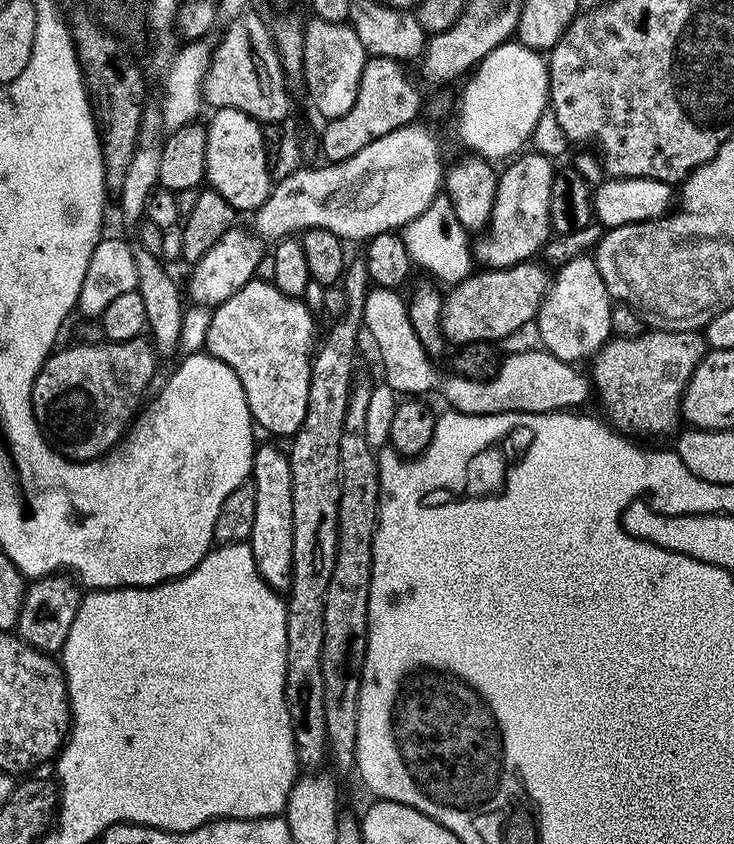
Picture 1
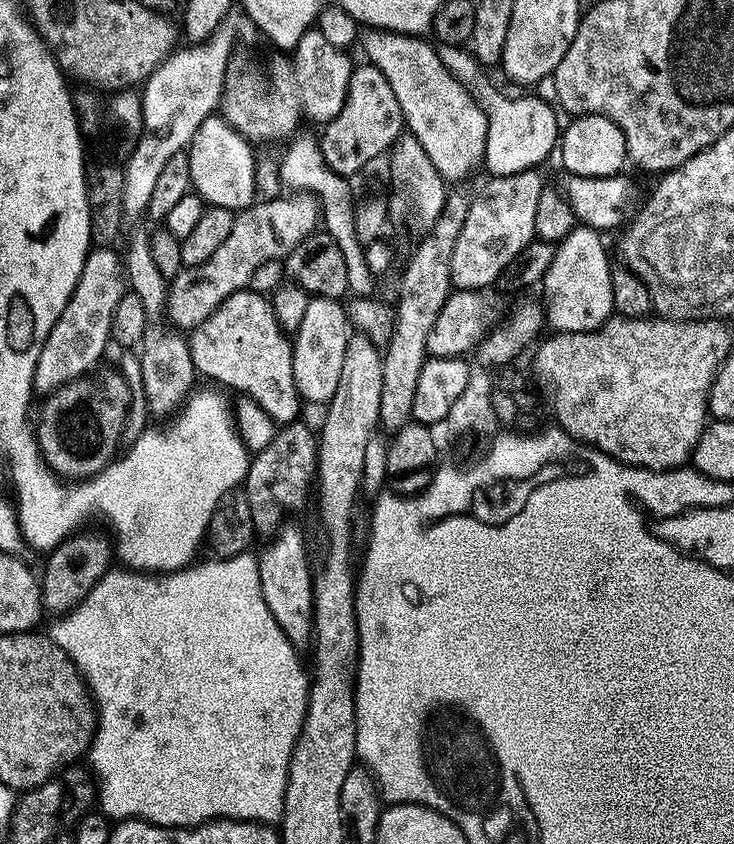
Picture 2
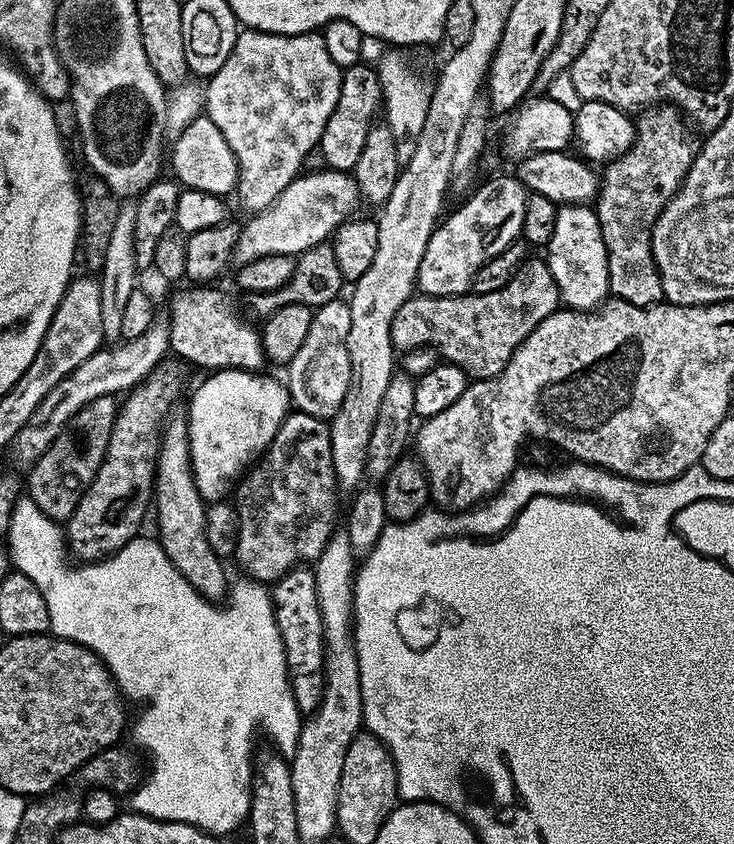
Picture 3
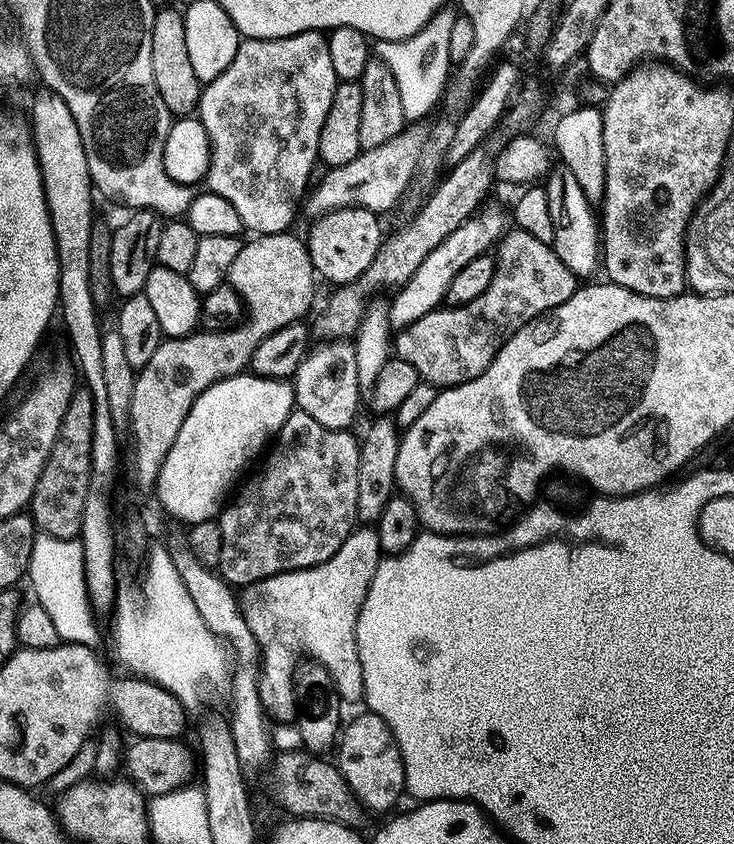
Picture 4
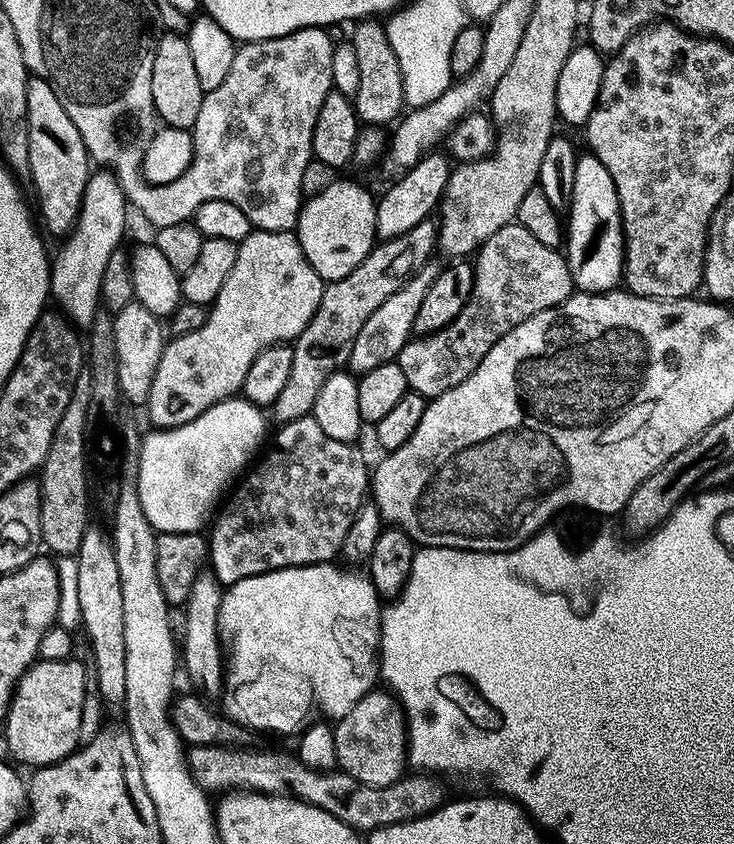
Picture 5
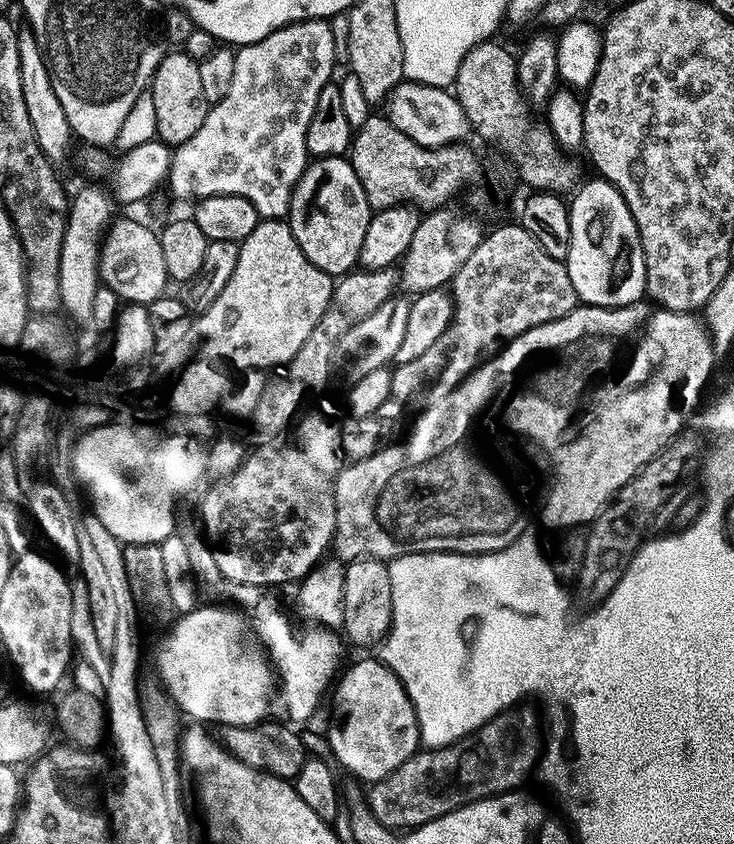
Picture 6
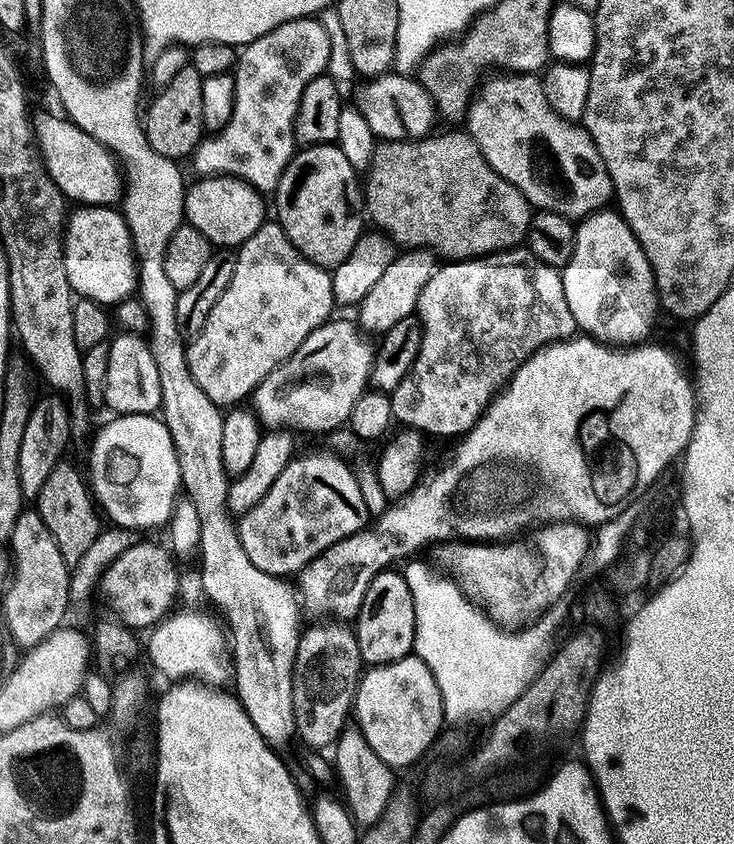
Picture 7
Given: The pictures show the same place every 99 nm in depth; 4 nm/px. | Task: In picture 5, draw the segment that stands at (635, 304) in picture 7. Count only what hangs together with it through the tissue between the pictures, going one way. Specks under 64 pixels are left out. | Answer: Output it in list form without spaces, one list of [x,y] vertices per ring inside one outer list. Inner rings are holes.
[[[580,154],[576,158],[572,203],[566,213],[566,259],[572,283],[582,292],[611,292],[621,283],[624,274],[624,223],[620,217],[620,199],[610,178],[610,170],[594,155]]]

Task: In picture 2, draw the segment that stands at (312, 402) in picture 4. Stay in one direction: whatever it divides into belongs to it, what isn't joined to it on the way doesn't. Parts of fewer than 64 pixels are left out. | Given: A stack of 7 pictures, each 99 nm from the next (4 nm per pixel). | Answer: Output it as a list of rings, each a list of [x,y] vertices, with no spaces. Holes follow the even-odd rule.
[[[320,296],[309,299],[302,325],[294,334],[292,349],[295,386],[307,403],[310,401],[323,405],[332,400],[342,374],[349,335],[348,313],[341,301]]]

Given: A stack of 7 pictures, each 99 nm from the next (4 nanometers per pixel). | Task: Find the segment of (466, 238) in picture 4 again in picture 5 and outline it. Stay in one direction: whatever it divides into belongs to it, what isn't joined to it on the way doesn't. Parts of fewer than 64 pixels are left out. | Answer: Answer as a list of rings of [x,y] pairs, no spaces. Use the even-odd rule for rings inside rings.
[[[429,262],[410,277],[407,282],[399,288],[396,293],[382,302],[368,320],[366,320],[362,330],[358,332],[353,347],[351,348],[348,359],[349,367],[358,374],[369,372],[376,366],[391,363],[398,353],[401,352],[402,346],[408,343],[413,335],[413,322],[418,314],[418,309],[422,306],[422,301],[426,296],[426,291],[430,288],[439,274],[439,267],[435,263]]]

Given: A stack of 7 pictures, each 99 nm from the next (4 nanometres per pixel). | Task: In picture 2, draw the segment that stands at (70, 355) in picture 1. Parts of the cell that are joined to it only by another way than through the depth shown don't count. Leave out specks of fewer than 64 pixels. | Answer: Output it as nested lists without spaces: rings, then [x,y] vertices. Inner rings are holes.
[[[99,372],[85,374],[79,380],[72,380],[43,397],[40,424],[38,420],[40,453],[44,455],[44,463],[57,476],[68,482],[83,482],[89,476],[96,476],[107,464],[112,463],[117,455],[116,447],[120,444],[120,435],[124,432],[124,423],[128,420],[128,407],[132,404],[131,386],[116,372]]]

